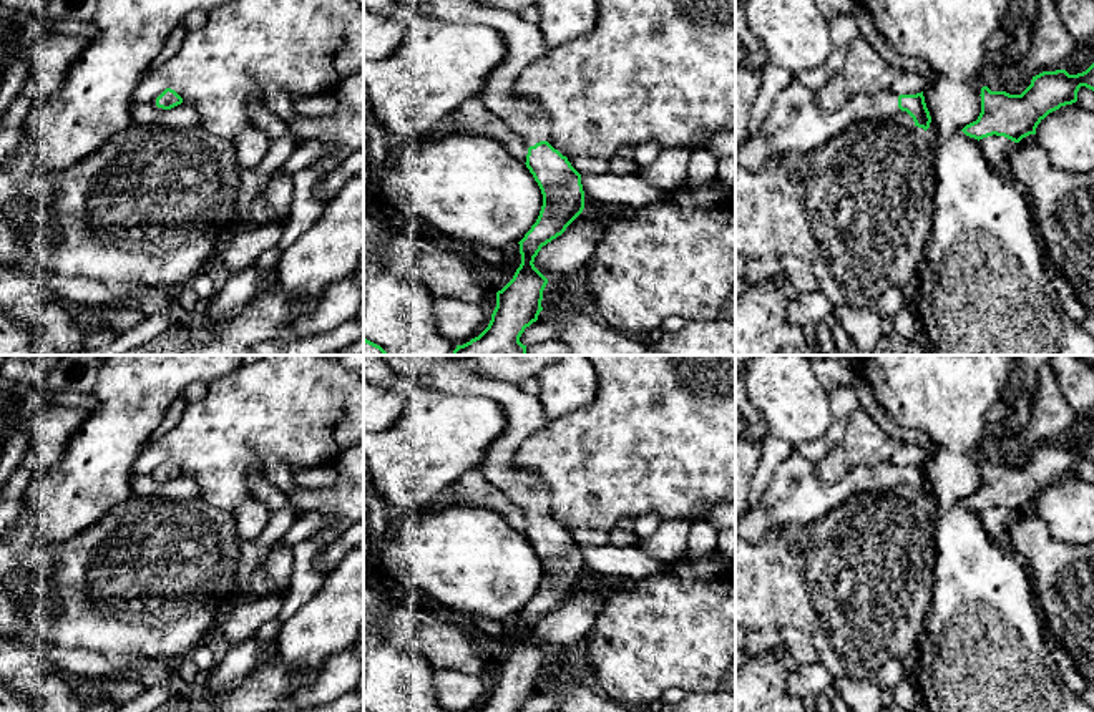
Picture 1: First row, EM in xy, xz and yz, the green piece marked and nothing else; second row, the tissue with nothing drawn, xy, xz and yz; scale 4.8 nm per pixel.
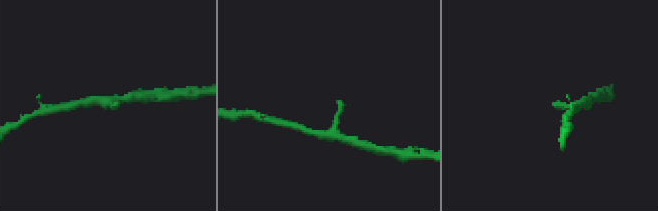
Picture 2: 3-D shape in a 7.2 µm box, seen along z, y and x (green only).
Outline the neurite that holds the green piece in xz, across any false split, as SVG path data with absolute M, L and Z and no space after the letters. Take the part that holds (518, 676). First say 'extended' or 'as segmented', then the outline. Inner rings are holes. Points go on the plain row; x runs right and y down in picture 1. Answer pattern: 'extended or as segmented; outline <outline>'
extended; outline M457 357L437 362L422 385L445 395L486 397L505 412L506 428L488 448L480 470L528 518L525 536L541 561L543 578L536 594L518 614L521 636L513 651L496 664L496 679L488 699L471 712L520 712L525 700L538 692L548 656L535 639L535 629L584 581L581 546L548 514L549 488L541 476L515 466L521 445L549 422L540 397L525 393L516 383L470 373Z

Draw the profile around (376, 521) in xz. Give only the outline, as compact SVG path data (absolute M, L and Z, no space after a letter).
M364 465L364 568L377 559L388 524L387 506Z

